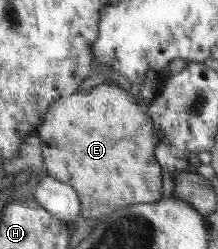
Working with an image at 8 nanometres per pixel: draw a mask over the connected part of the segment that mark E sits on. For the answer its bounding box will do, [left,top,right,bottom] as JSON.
[39,83,162,218]

